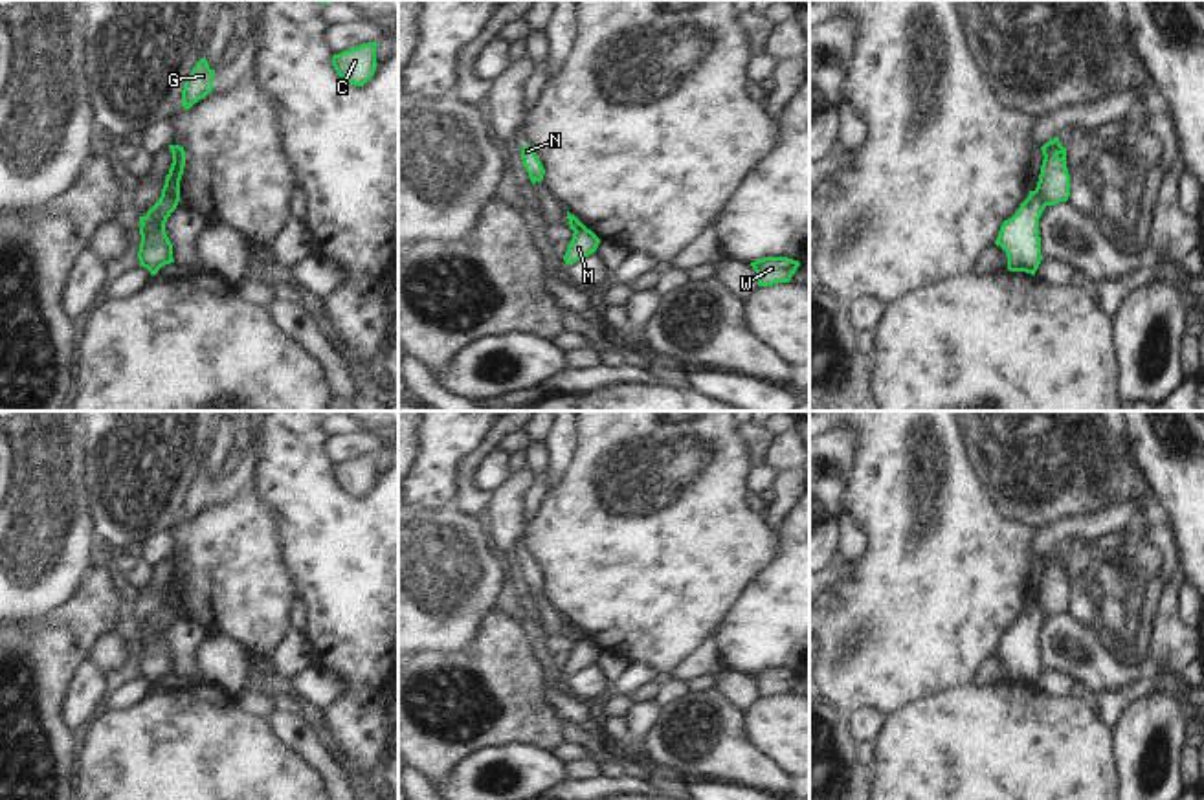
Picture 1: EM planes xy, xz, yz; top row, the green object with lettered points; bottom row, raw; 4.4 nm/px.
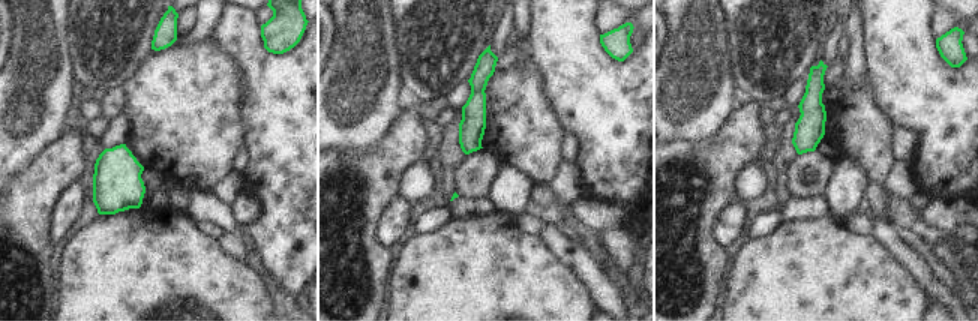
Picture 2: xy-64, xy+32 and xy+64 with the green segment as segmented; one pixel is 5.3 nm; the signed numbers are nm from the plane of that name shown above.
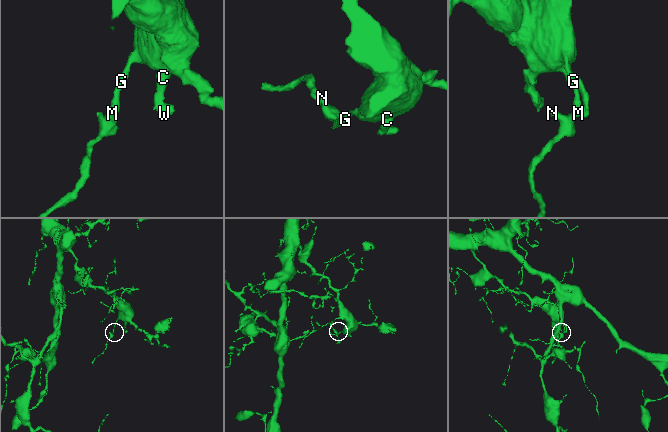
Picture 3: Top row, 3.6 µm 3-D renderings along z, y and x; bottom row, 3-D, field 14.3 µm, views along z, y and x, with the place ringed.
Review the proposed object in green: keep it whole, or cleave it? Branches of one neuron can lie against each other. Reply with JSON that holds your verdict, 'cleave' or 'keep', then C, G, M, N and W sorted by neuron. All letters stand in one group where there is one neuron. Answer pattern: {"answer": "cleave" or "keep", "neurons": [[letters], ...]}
{"answer": "cleave", "neurons": [["C", "G", "M", "W"], ["N"]]}

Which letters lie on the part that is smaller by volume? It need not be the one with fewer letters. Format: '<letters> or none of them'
N

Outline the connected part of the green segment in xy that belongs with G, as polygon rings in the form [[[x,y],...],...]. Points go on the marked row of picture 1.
[[[206,57],[196,62],[185,79],[182,90],[182,106],[189,110],[195,103],[204,99],[213,90],[215,70],[209,68]]]

